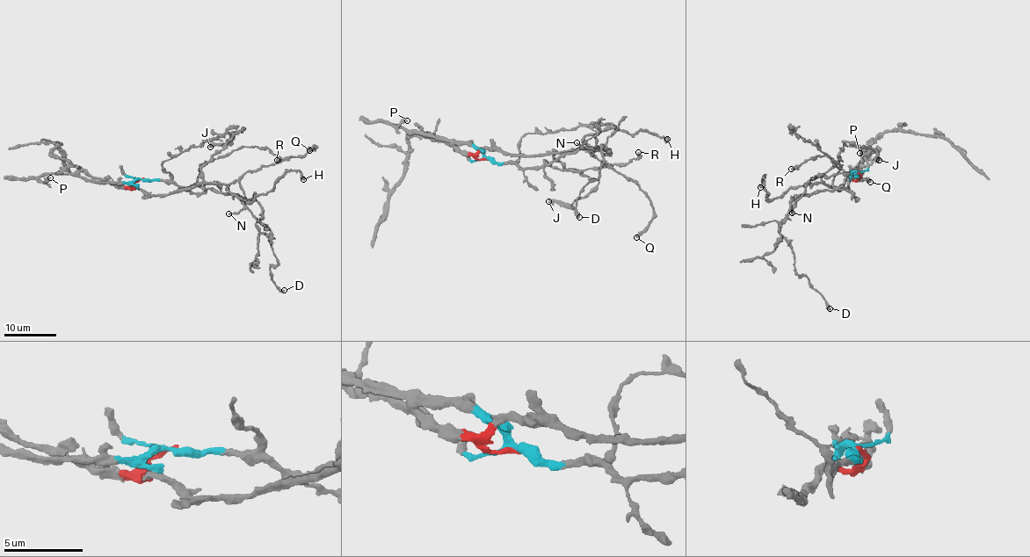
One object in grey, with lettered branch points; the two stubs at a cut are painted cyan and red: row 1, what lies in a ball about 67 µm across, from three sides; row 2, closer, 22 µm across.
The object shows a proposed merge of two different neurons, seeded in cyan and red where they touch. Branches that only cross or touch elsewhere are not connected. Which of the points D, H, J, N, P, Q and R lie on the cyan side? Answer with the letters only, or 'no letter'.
D, P, R

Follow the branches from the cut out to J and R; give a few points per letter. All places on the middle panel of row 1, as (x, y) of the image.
J: (485, 158), (477, 158), (482, 148), (524, 155), (554, 152), (562, 165), (598, 181), (569, 207), (548, 202)
R: (485, 158), (522, 168), (538, 169), (547, 160), (561, 169), (576, 171), (627, 164), (634, 159), (638, 152)

